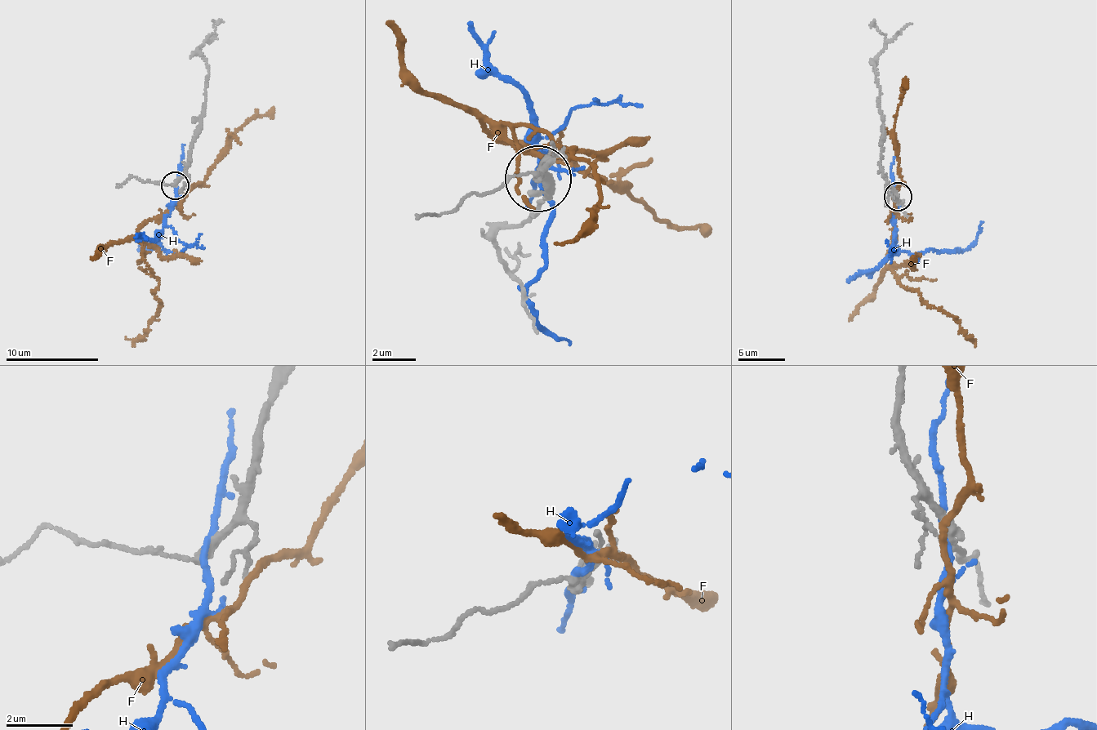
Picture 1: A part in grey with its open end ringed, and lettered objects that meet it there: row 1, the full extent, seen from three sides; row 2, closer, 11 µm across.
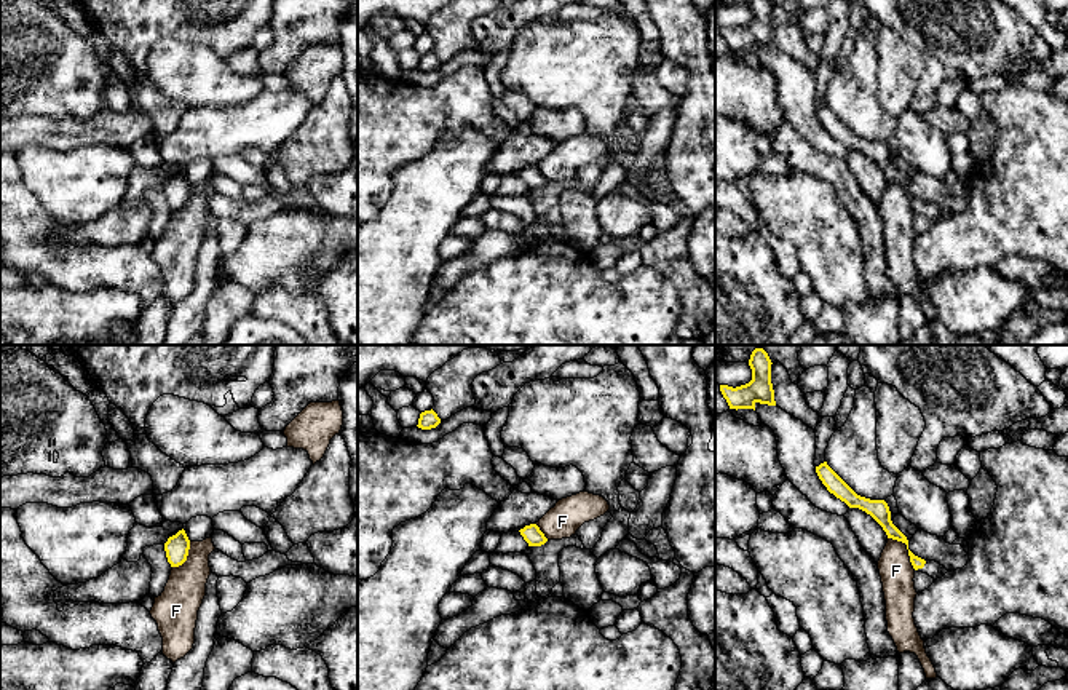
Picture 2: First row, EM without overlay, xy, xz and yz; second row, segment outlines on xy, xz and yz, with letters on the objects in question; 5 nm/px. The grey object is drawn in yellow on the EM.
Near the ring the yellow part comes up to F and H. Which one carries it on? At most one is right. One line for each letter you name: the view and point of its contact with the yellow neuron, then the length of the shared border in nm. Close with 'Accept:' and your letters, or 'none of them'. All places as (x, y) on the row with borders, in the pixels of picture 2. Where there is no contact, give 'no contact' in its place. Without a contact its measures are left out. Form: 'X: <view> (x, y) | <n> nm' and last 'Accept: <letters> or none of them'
Accept: none of them

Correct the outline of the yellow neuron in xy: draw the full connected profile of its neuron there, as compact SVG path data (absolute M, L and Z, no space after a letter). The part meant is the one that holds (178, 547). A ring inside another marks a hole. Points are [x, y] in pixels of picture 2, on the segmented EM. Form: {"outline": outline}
{"outline": "M179 530L176 535L169 537L164 543L164 551L168 562L171 567L179 567L187 561L190 549L190 540L185 533L185 530Z"}

